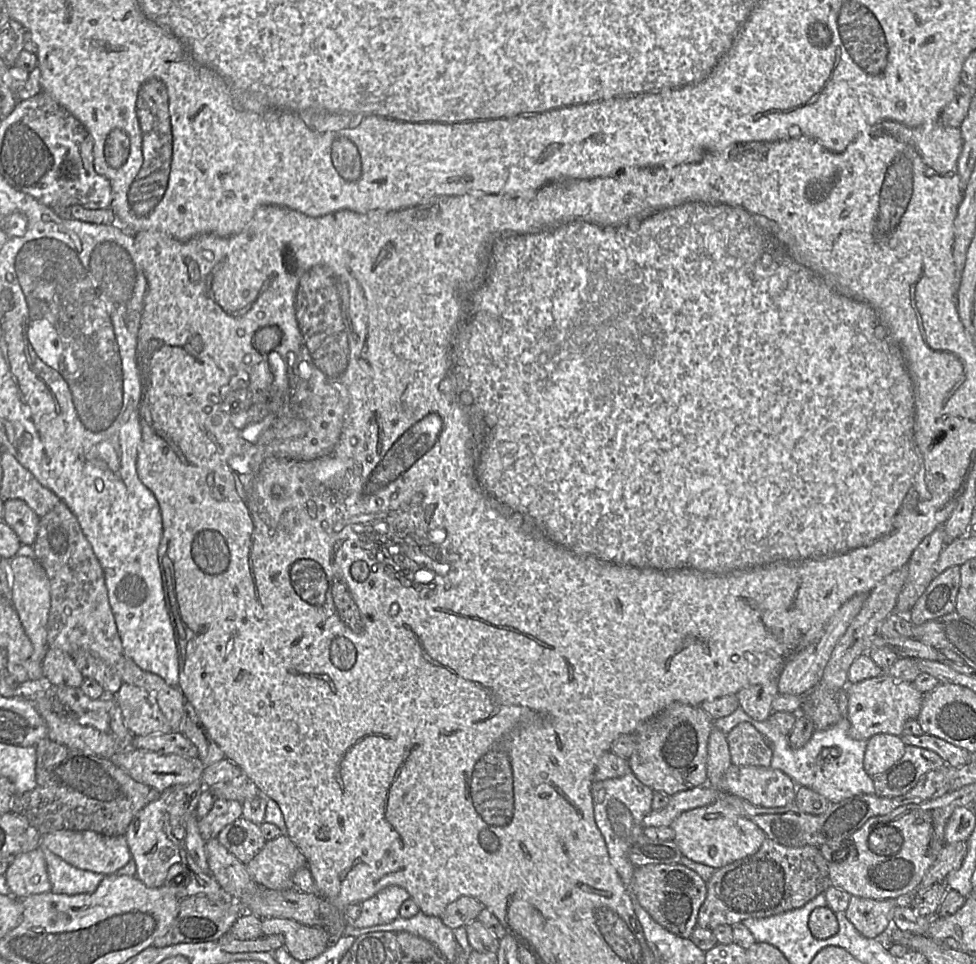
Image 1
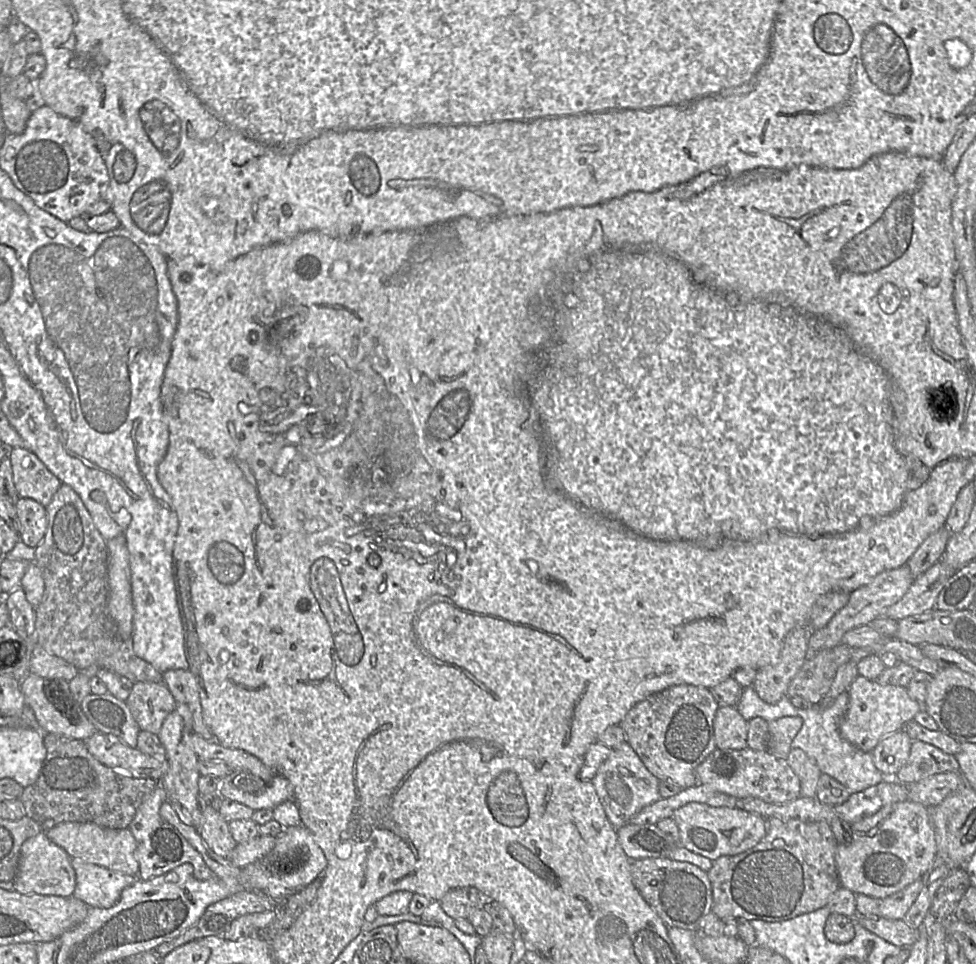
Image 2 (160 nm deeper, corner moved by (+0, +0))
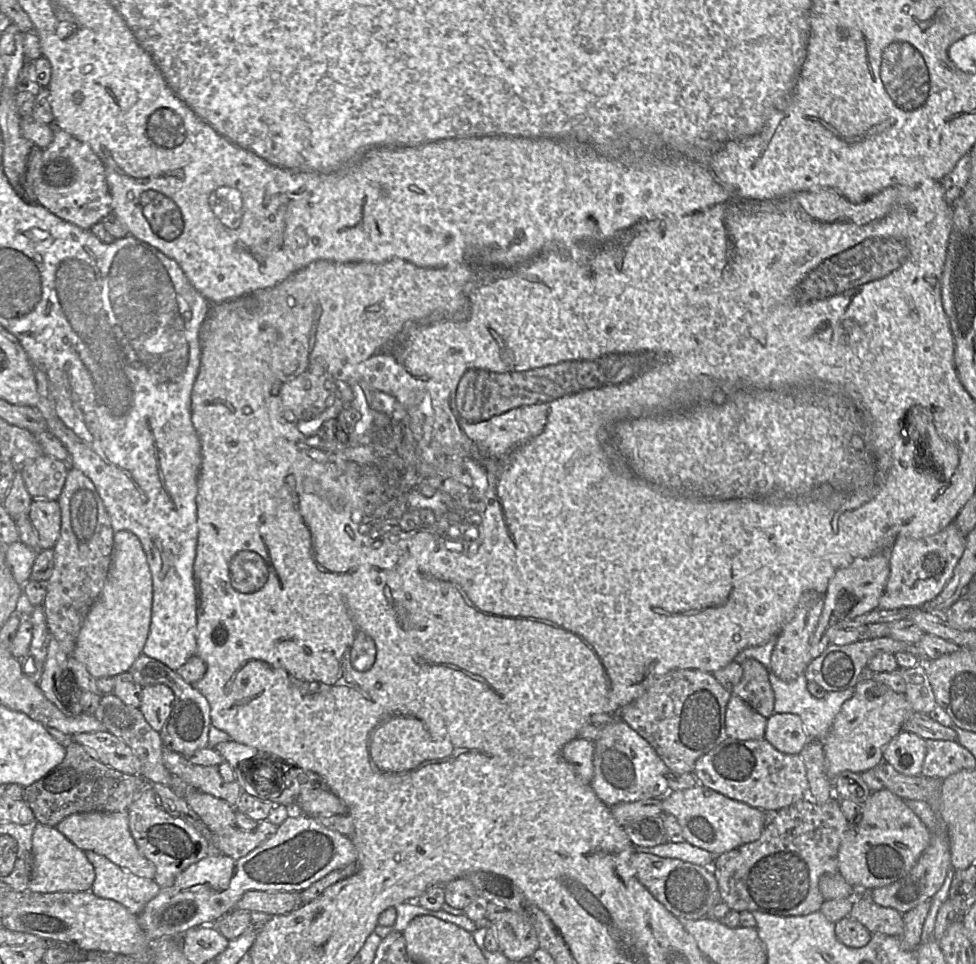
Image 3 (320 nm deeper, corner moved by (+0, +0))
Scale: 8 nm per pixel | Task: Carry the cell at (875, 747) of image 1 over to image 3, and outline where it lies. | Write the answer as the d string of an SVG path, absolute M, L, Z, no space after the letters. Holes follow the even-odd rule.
M901 731L883 749L883 761L907 776L921 774L926 755L926 742L920 736Z

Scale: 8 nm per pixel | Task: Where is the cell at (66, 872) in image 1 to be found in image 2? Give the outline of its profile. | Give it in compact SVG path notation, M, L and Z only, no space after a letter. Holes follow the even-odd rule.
M72 858L71 865L76 875L72 896L89 907L112 907L119 900L122 891L138 879L138 876L86 863L79 858Z

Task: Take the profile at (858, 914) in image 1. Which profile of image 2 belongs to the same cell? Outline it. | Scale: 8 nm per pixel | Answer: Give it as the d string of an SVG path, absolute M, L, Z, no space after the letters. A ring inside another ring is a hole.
M919 878L904 889L885 898L856 894L856 913L861 916L903 919L919 895L922 886L923 880Z

